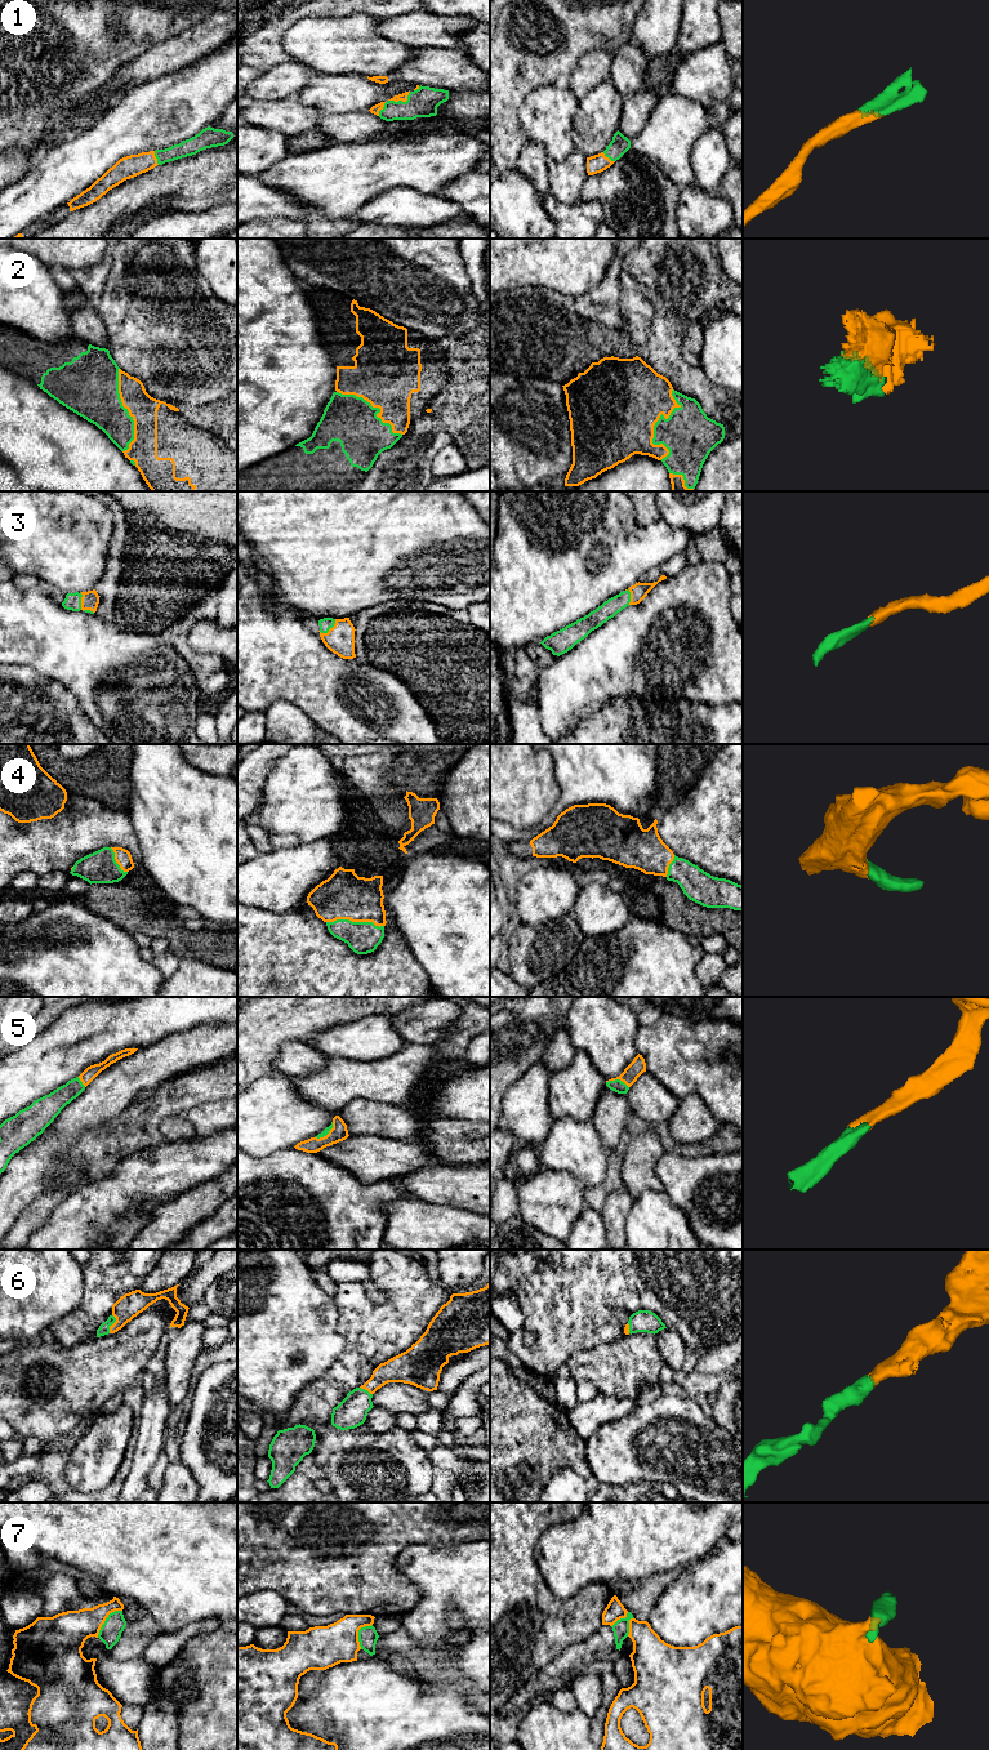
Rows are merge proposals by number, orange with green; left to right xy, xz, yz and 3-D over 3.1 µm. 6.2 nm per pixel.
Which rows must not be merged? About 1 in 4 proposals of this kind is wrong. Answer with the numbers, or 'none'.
7

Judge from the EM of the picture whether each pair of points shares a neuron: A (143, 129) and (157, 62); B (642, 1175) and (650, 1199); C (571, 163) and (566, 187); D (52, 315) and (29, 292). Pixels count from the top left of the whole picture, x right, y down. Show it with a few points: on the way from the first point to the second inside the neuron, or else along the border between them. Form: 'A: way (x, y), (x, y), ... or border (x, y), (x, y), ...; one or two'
A: border (182, 68), (136, 84), (125, 90); two
B: border (662, 1189), (644, 1190), (633, 1201); two
C: way (571, 169), (566, 181); one
D: way (47, 310), (34, 297); one

